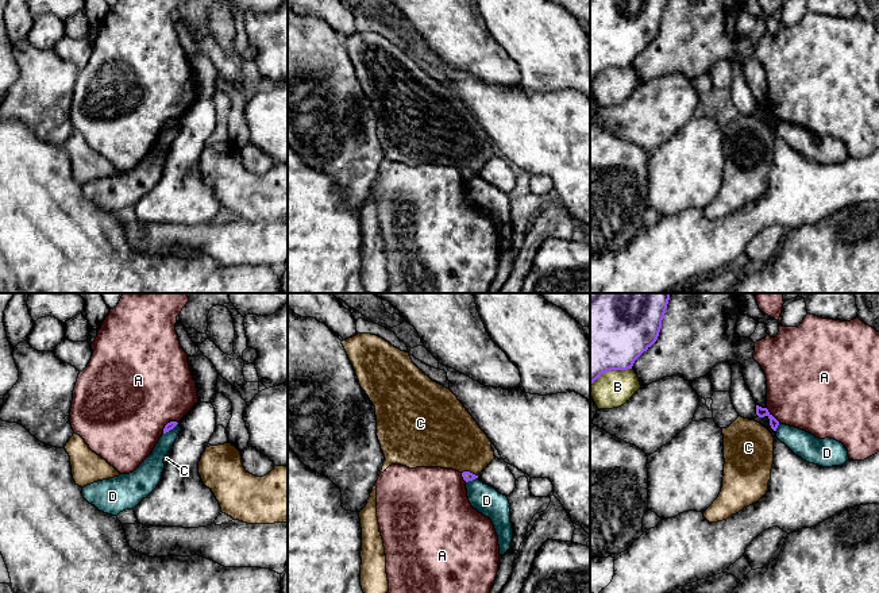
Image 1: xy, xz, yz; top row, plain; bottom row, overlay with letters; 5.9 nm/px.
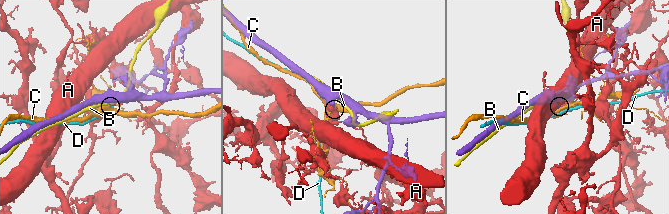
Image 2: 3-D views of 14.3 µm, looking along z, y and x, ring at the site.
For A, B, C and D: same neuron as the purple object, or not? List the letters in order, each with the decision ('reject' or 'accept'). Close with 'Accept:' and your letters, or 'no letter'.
A: reject
B: reject
C: reject
D: reject
Accept: no letter

